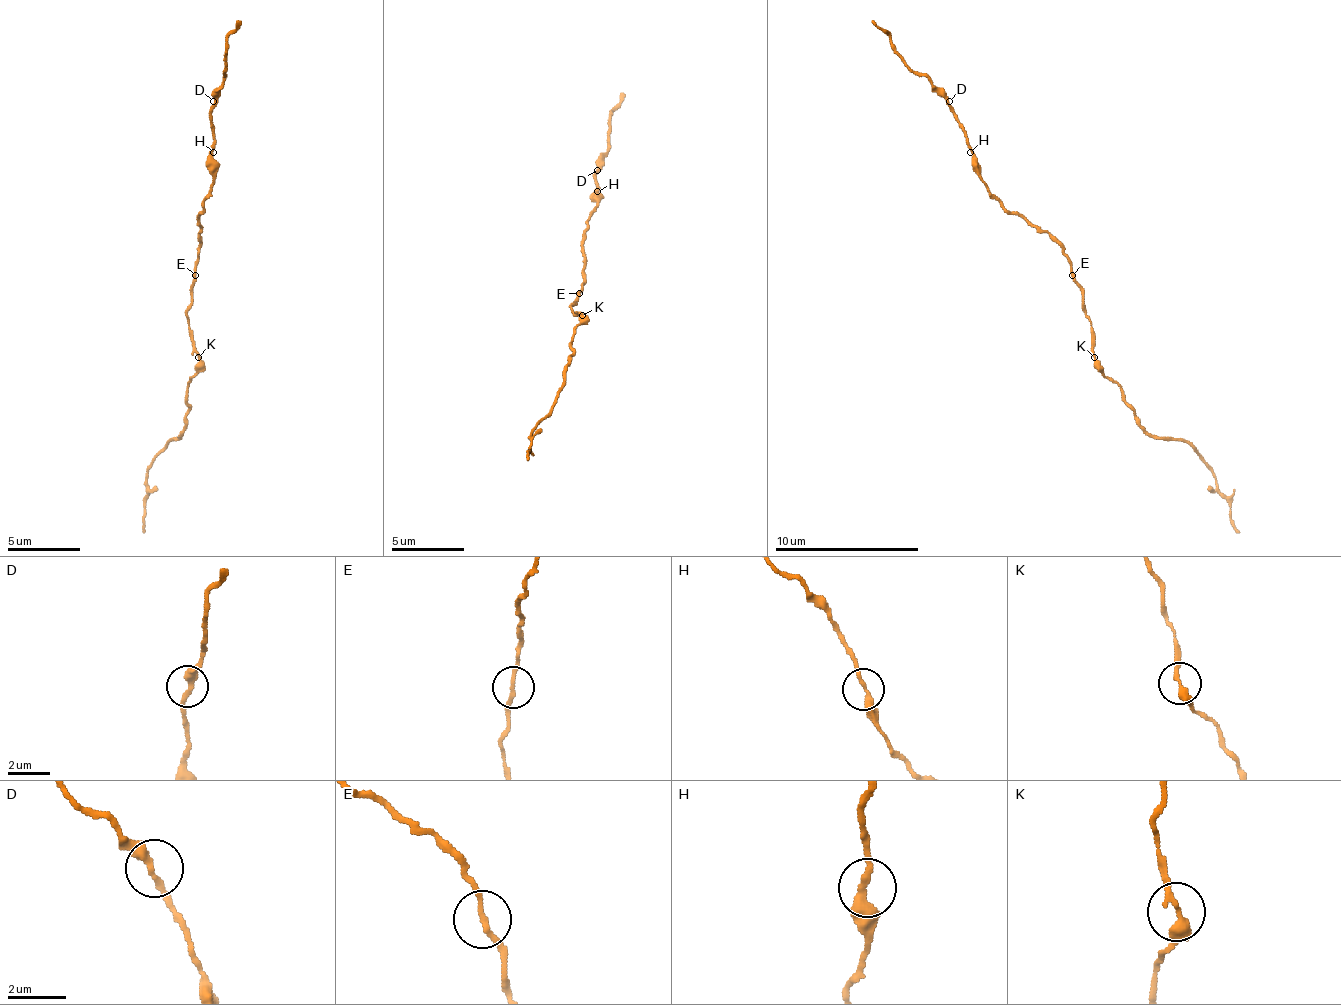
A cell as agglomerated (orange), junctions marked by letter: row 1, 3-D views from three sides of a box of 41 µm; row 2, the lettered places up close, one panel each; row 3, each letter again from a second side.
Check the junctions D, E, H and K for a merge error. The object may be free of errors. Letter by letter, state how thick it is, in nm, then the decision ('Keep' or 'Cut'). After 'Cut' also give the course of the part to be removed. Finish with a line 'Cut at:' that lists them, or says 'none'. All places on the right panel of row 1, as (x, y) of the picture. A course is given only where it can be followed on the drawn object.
D: Thickness 320 nm. Keep
E: Thickness 180 nm. Keep
H: Thickness 300 nm. Keep
K: Thickness 300 nm. Keep
Cut at: none

